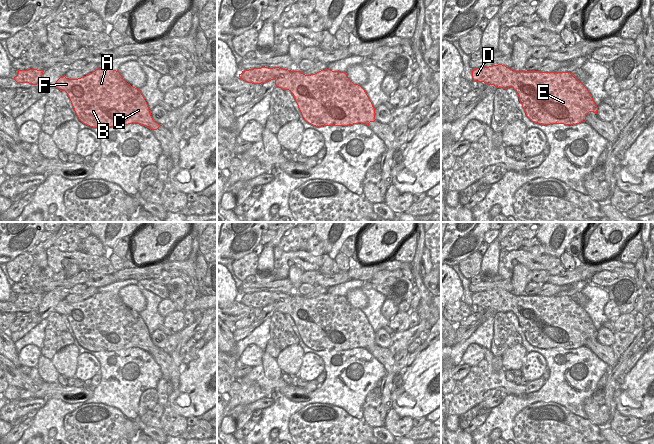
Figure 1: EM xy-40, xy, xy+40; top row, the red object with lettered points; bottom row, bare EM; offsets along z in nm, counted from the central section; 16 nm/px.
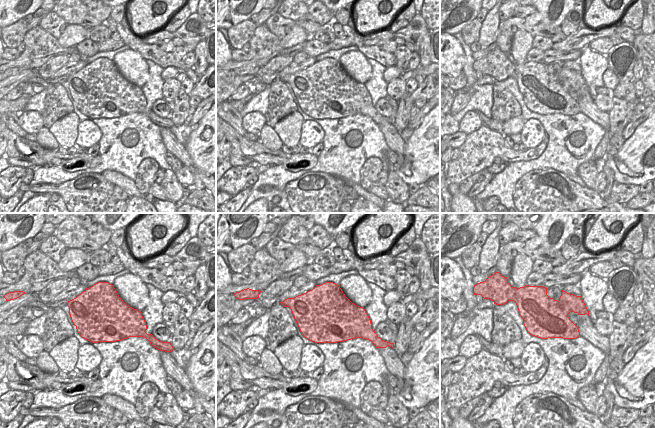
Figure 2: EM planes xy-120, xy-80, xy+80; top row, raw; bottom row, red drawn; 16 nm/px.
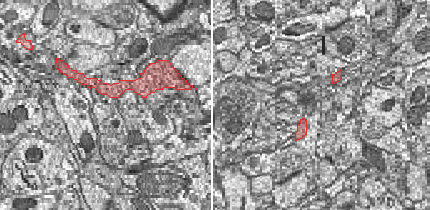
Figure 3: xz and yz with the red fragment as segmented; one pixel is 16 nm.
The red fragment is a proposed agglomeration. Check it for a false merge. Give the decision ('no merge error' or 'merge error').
no merge error

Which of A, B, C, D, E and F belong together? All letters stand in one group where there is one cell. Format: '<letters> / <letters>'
A B C D E F

